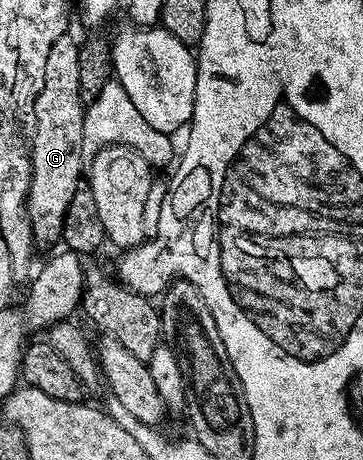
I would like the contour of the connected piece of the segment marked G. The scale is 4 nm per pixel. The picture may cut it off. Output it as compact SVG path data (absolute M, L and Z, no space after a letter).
M64 35L49 47L49 55L45 59L45 83L41 83L41 95L37 95L37 123L35 124L35 134L33 135L33 147L31 148L31 182L29 183L29 195L27 196L27 218L33 227L33 235L40 246L51 245L54 241L58 242L63 235L63 224L65 223L65 211L69 211L69 203L73 200L73 195L81 187L79 176L85 173L85 150L83 148L83 114L85 112L85 103L81 99L81 67L79 66L79 46L78 40L74 41L71 35Z

